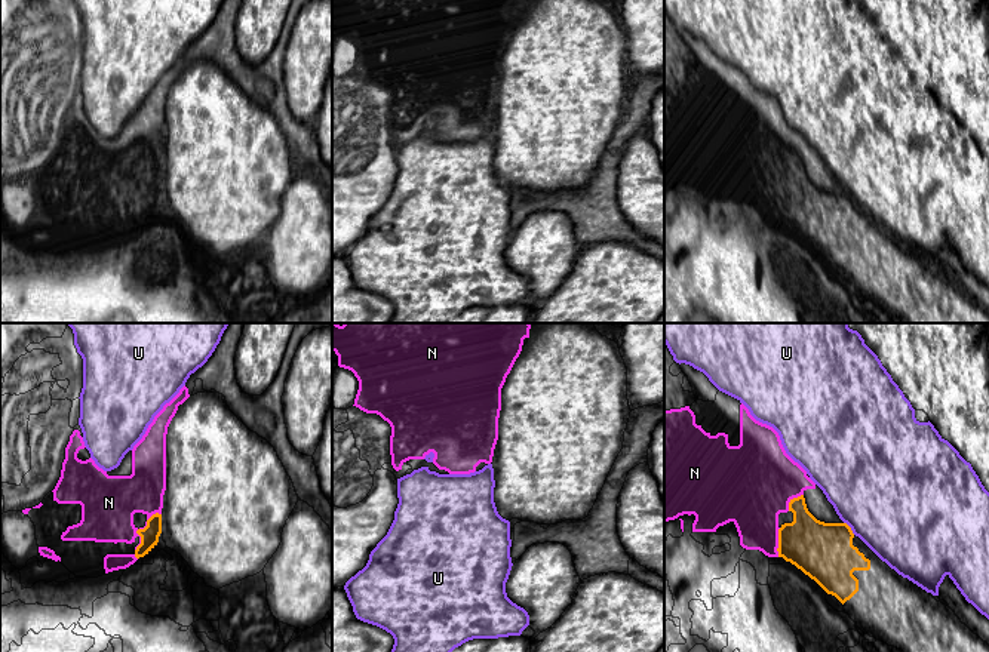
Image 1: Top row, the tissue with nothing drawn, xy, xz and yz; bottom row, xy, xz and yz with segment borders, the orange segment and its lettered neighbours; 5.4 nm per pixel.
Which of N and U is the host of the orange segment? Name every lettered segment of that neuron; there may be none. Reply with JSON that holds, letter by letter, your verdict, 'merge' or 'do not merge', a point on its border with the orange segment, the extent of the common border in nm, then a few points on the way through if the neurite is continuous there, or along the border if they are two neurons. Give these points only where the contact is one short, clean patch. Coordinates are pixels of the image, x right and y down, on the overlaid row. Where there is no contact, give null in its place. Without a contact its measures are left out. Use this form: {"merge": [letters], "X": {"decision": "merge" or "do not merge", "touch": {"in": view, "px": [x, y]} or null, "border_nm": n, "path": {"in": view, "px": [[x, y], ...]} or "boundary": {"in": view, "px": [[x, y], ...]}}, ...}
{"merge": ["N"], "N": {"decision": "merge", "touch": {"in": "xy", "px": [140, 529]}, "border_nm": 240, "path": {"in": "xy", "px": [[150, 534], [140, 529], [108, 503]]}}, "U": {"decision": "do not merge", "touch": {"in": "yz", "px": [850, 528]}, "border_nm": 90, "boundary": {"in": "yz", "px": [[844, 522], [854, 534]]}}}

